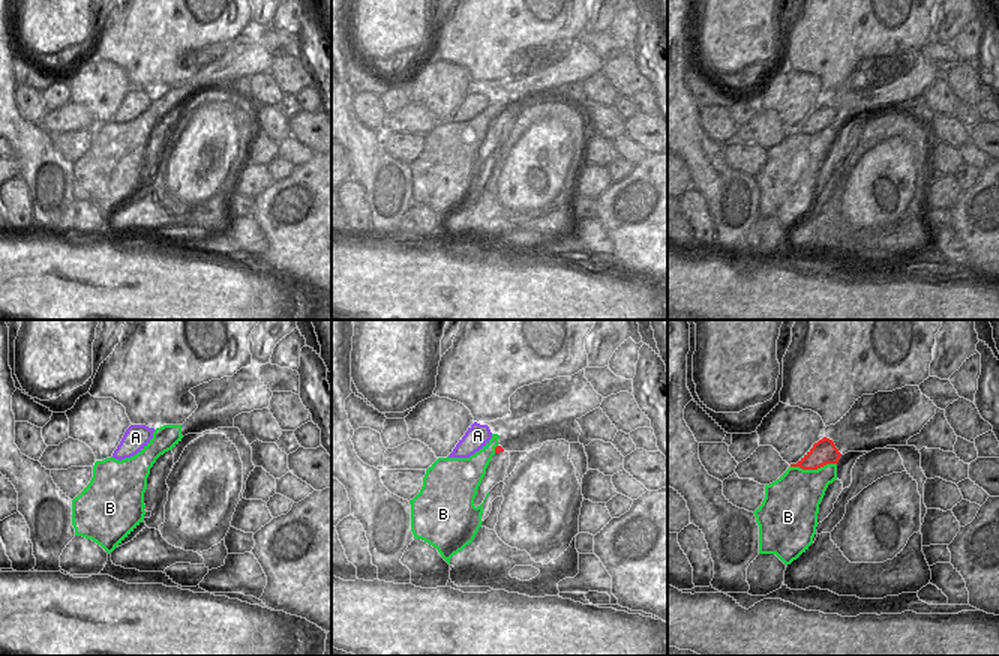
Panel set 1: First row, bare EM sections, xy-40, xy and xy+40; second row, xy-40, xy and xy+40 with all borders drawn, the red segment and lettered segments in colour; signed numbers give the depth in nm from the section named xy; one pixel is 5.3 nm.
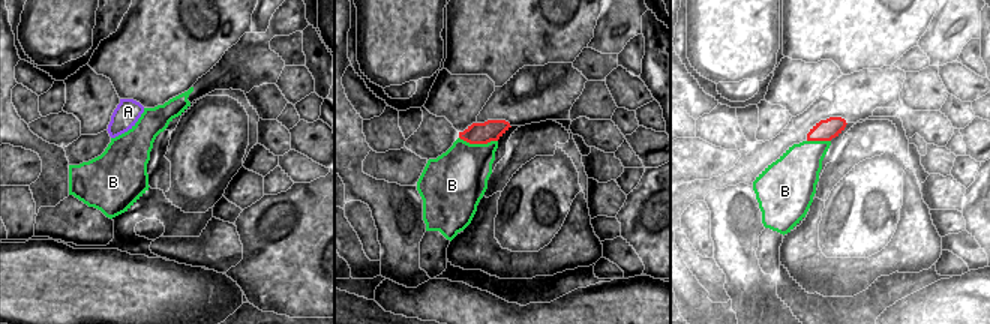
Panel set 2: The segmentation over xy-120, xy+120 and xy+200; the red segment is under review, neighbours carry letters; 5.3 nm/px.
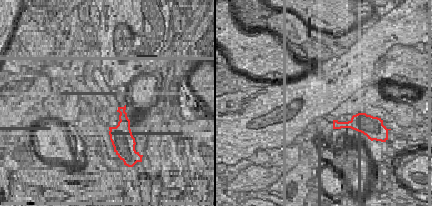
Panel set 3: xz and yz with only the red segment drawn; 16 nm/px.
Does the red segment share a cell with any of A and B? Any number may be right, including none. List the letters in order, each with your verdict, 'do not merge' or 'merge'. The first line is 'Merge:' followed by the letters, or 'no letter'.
Merge: A
A: merge
B: do not merge

